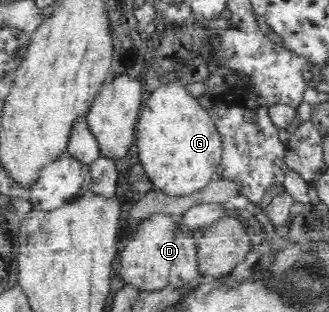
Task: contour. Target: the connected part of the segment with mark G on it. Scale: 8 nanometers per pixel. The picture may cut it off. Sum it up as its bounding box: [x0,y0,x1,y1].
[136,79,223,195]

